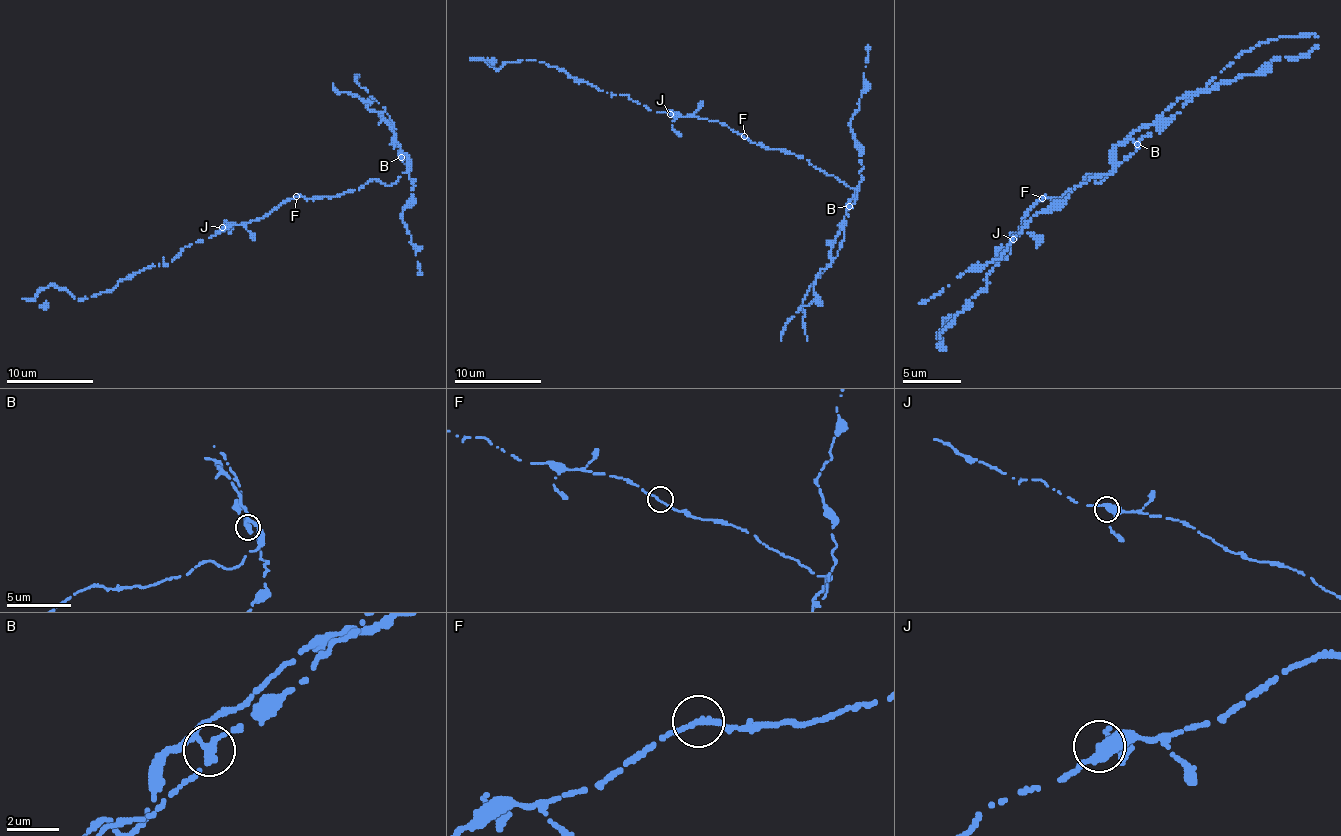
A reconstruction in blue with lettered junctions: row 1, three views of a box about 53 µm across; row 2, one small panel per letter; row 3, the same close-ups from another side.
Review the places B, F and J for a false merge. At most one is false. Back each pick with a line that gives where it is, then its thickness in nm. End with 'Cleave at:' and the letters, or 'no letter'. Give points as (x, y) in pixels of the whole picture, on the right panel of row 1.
B: (1137, 144) | 260 nm
Cleave at: B

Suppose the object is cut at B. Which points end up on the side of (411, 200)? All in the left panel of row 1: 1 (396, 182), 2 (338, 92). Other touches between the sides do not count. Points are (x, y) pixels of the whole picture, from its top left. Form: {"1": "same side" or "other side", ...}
{"1": "other side", "2": "other side"}

